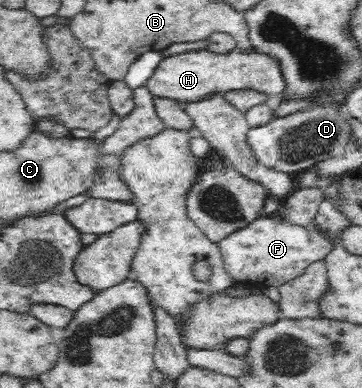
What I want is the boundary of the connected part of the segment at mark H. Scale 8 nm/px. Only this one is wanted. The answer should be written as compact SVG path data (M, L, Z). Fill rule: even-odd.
M236 46L226 54L198 50L165 57L148 80L147 87L152 94L188 105L236 91L252 91L264 97L276 97L287 93L288 82L284 77L283 61L279 57Z

